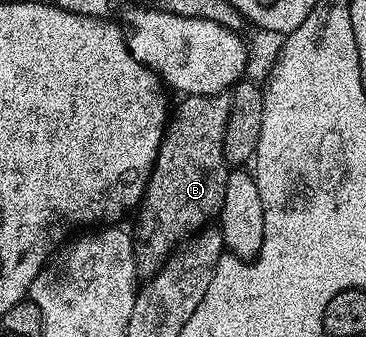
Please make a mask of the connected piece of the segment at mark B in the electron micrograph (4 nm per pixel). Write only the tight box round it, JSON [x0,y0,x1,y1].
[133,94,231,277]

